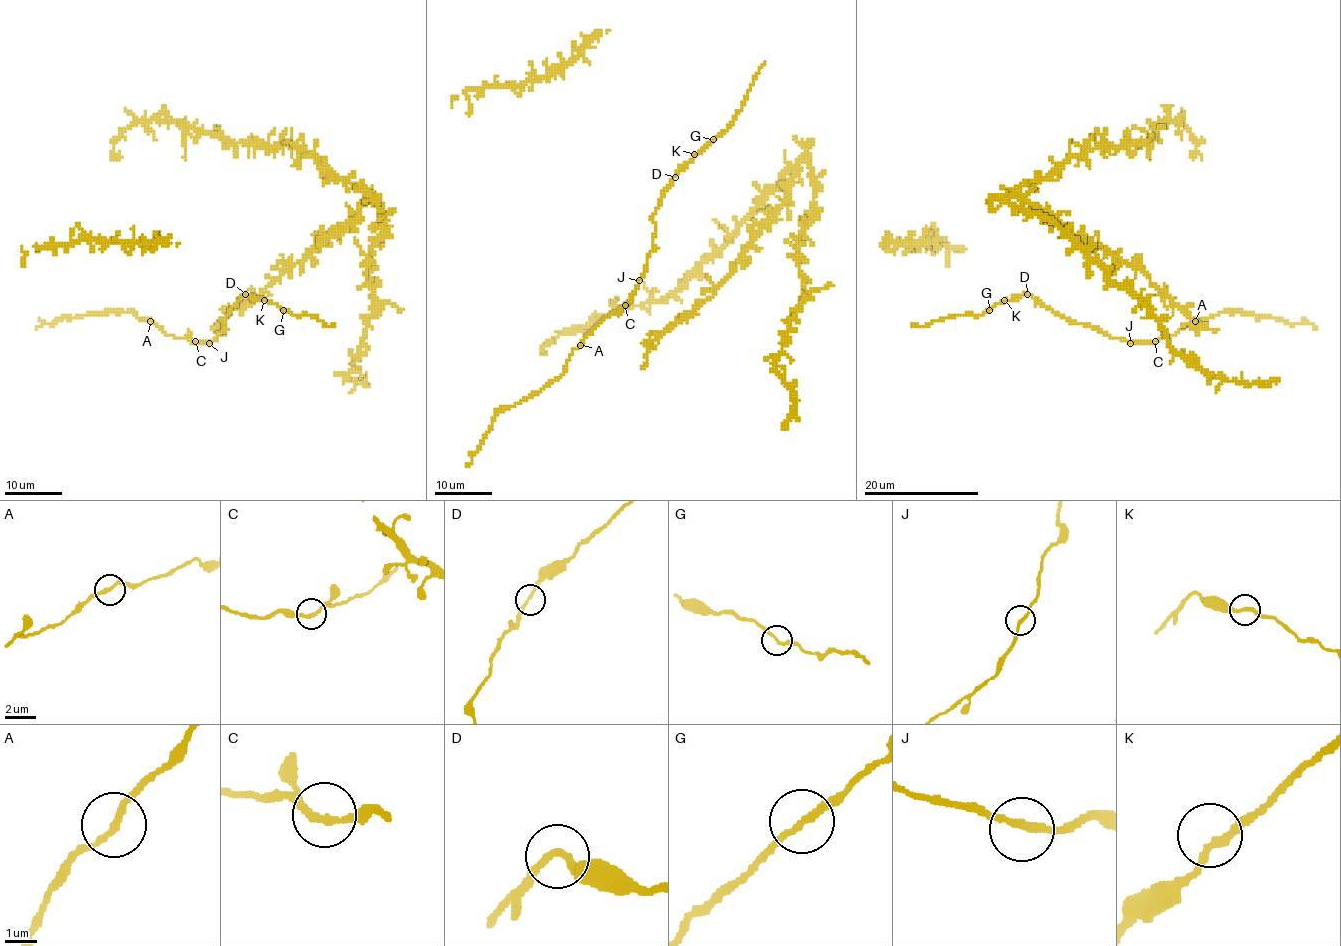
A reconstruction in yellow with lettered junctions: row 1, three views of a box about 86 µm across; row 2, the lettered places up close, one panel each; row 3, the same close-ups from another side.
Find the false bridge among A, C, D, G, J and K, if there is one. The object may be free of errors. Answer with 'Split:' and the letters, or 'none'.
Split: none

